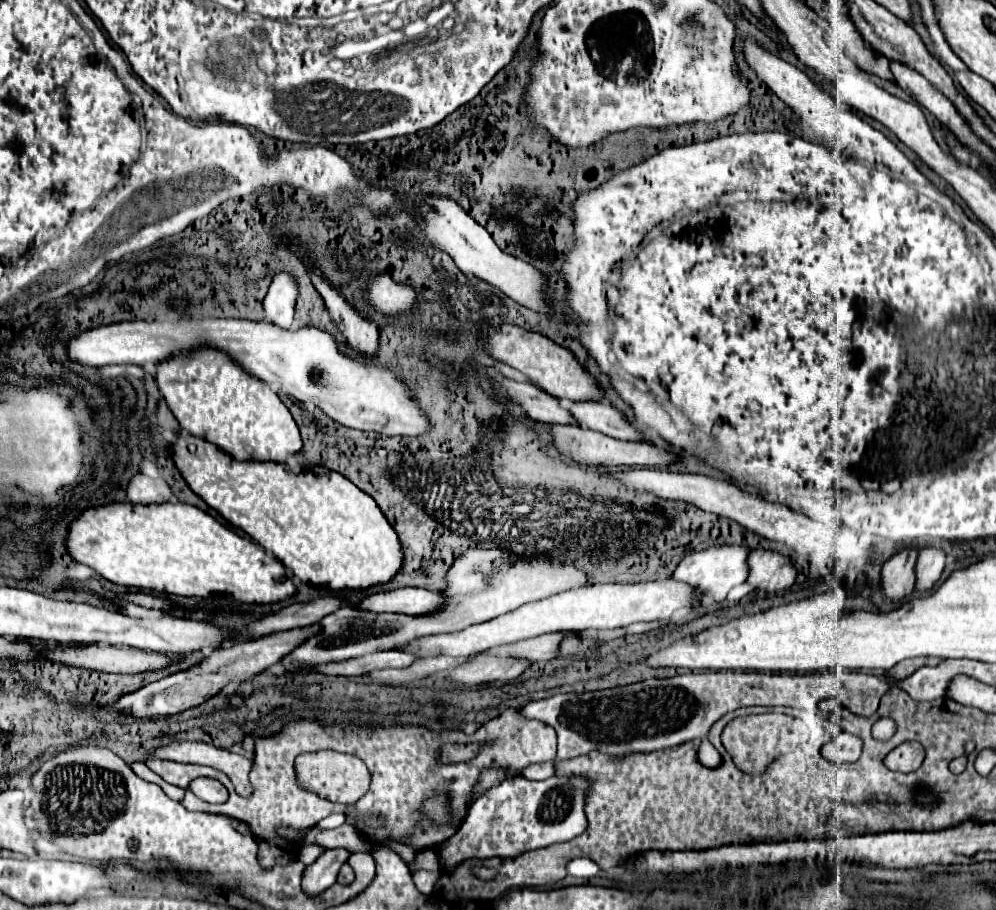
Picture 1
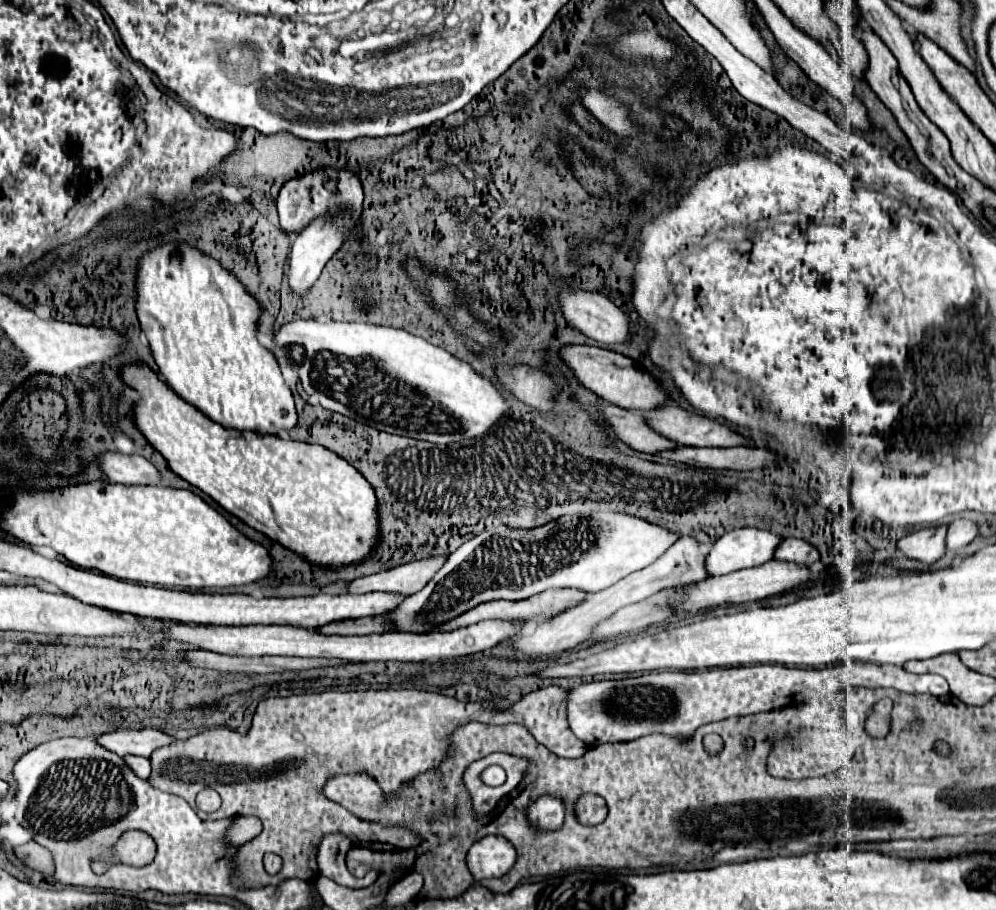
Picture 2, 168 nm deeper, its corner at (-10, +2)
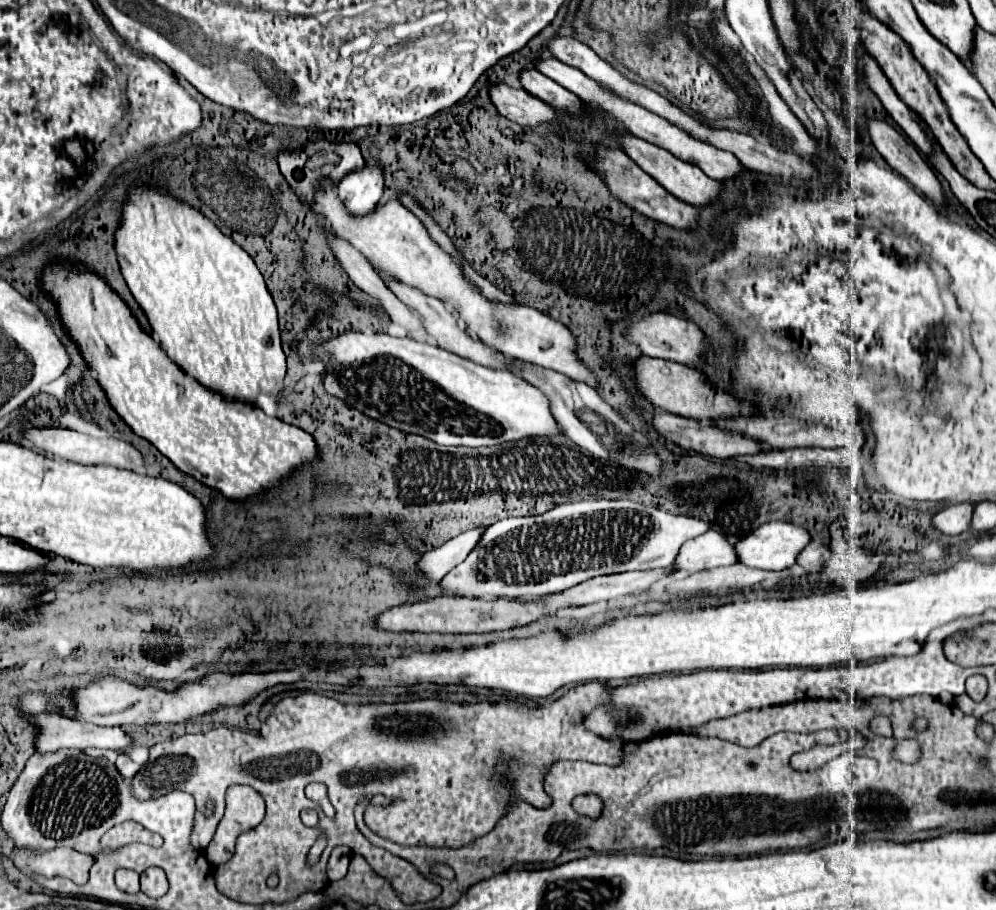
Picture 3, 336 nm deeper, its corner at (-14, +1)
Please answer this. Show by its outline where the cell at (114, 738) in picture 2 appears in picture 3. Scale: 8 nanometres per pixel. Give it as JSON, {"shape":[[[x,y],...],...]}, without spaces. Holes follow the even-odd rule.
{"shape":[[[38,714],[32,716],[30,722],[34,722],[40,728],[40,734],[36,738],[36,750],[38,752],[56,752],[62,748],[76,748],[76,750],[86,750],[86,748],[108,748],[108,750],[126,750],[134,744],[132,736],[126,734],[120,726],[96,726],[96,724],[86,724],[86,722],[76,722],[60,716],[48,716],[48,714]]]}

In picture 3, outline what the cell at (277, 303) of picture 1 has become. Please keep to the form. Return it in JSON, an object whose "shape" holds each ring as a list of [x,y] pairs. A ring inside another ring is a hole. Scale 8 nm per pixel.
{"shape":[[[364,166],[362,170],[348,174],[338,184],[338,196],[344,208],[354,218],[360,218],[376,208],[382,196],[382,188],[384,188],[382,170],[376,166]]]}

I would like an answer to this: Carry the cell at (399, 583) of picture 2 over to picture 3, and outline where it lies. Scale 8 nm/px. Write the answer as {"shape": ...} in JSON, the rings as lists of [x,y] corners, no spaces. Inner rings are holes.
{"shape":[[[482,528],[468,530],[468,532],[448,540],[446,544],[432,548],[430,552],[422,554],[422,558],[416,564],[416,570],[428,582],[440,582],[454,566],[458,566],[470,554],[470,550],[476,546],[480,534],[482,534]]]}

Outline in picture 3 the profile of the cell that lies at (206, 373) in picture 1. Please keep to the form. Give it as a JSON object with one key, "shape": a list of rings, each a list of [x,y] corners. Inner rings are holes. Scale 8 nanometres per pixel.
{"shape":[[[136,186],[130,192],[120,228],[116,230],[116,254],[122,276],[150,322],[154,340],[158,340],[166,356],[186,376],[228,400],[248,402],[250,406],[258,406],[258,394],[282,396],[286,356],[280,346],[276,306],[254,260],[232,238],[224,236],[188,204],[178,202],[162,190]]]}

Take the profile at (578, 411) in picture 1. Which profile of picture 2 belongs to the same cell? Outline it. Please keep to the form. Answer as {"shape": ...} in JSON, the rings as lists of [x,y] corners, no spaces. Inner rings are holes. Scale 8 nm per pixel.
{"shape":[[[666,405],[666,407],[658,407],[654,411],[642,411],[642,415],[650,423],[650,427],[656,427],[658,433],[666,435],[668,439],[678,441],[680,445],[690,445],[690,447],[738,447],[738,445],[750,447],[750,445],[754,445],[754,441],[750,441],[750,439],[742,437],[740,433],[728,429],[720,421],[704,417],[704,415],[690,413],[686,409],[680,409],[678,405]]]}

